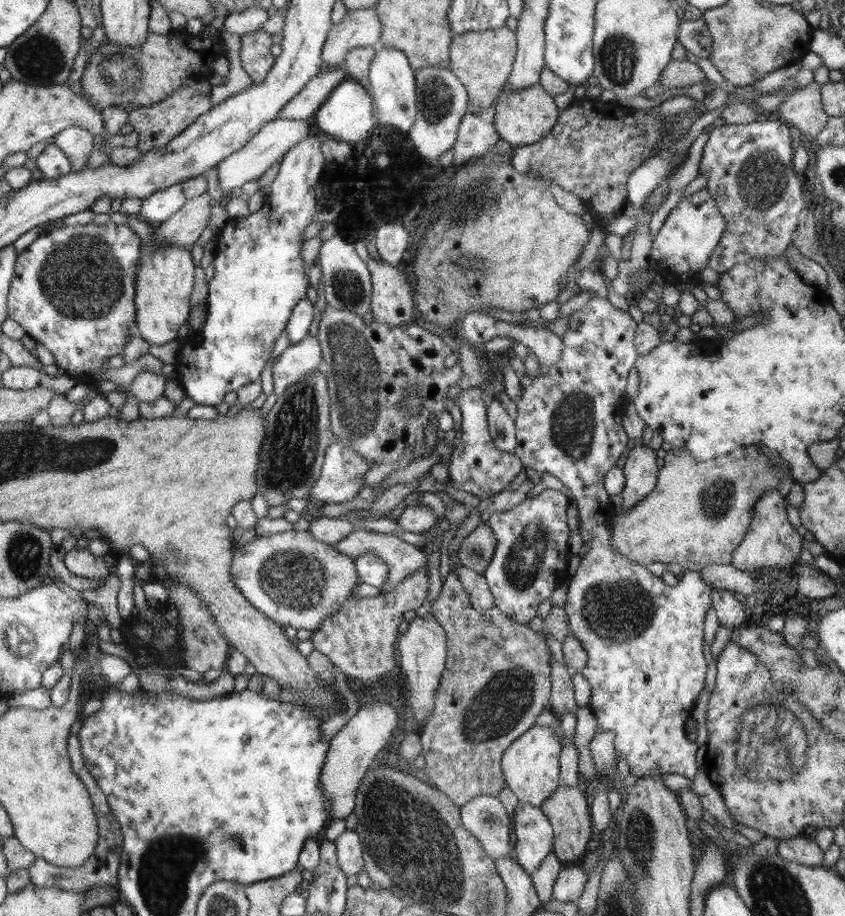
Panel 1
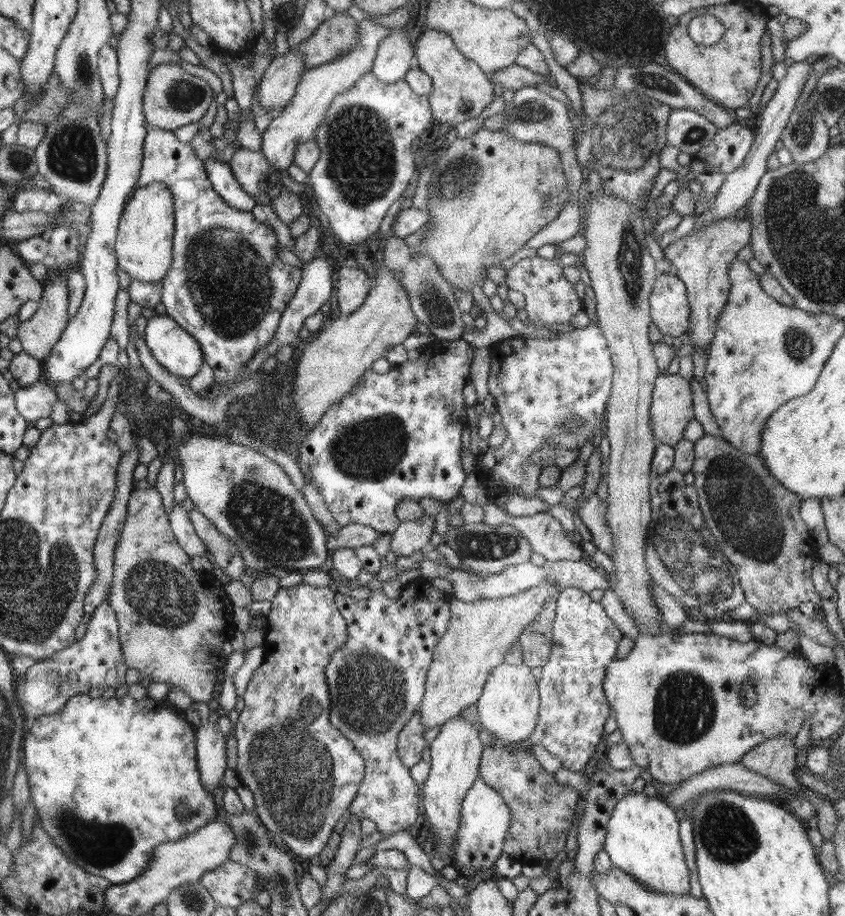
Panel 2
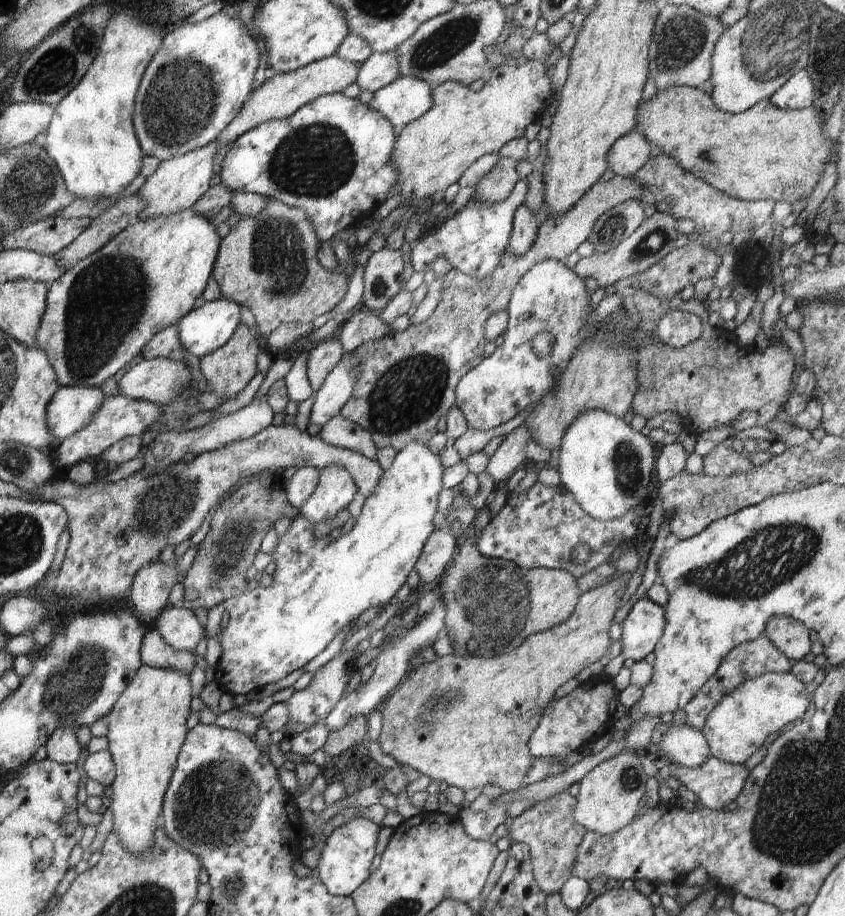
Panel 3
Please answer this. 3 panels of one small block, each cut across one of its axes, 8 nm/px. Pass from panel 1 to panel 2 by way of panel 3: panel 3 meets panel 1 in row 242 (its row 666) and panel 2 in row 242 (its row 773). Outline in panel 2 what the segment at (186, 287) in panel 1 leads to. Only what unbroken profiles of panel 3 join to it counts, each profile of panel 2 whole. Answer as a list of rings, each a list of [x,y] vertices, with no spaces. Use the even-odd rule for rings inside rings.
[[[152,182],[137,187],[132,198],[126,202],[120,219],[115,252],[119,268],[133,280],[140,282],[161,282],[168,268],[172,266],[174,236],[173,196],[164,182]]]

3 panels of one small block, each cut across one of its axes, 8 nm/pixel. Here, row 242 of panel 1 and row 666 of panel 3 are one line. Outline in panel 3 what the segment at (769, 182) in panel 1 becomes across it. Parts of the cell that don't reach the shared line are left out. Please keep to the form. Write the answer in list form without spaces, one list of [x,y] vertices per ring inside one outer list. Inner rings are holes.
[[[763,634],[754,640],[735,646],[722,658],[721,663],[715,670],[714,676],[706,681],[706,684],[698,690],[694,698],[691,698],[690,702],[683,708],[687,716],[686,724],[697,728],[701,732],[706,722],[706,717],[709,716],[710,711],[716,706],[716,703],[722,700],[723,696],[737,689],[746,679],[756,678],[766,673],[787,673],[791,668],[792,664],[790,660]]]

